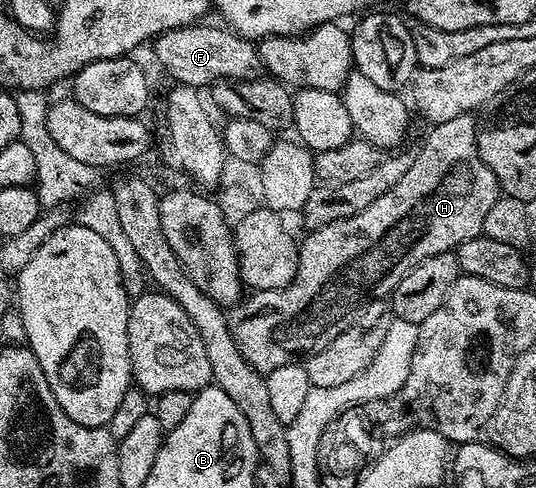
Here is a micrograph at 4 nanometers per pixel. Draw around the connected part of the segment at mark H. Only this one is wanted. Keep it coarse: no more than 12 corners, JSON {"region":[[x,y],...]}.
{"region":[[473,113],[301,239],[278,306],[233,327],[266,375],[354,302],[482,234],[500,187]]}

